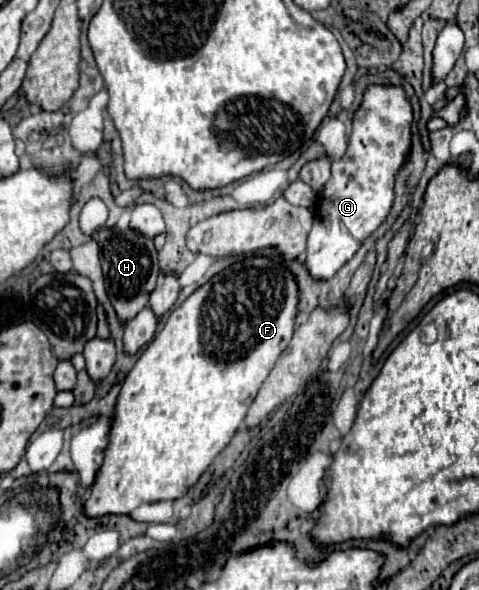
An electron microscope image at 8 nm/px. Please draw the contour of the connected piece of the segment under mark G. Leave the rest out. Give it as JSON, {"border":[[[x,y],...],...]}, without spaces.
{"border":[[[373,85],[367,89],[365,99],[355,113],[353,133],[349,137],[349,149],[341,161],[333,161],[331,165],[331,181],[321,189],[315,207],[313,229],[307,237],[307,257],[305,267],[315,279],[331,279],[361,247],[361,243],[385,221],[391,205],[393,205],[393,179],[397,169],[403,165],[409,147],[411,147],[411,121],[413,113],[405,99],[405,91],[401,87],[379,87]]]}

